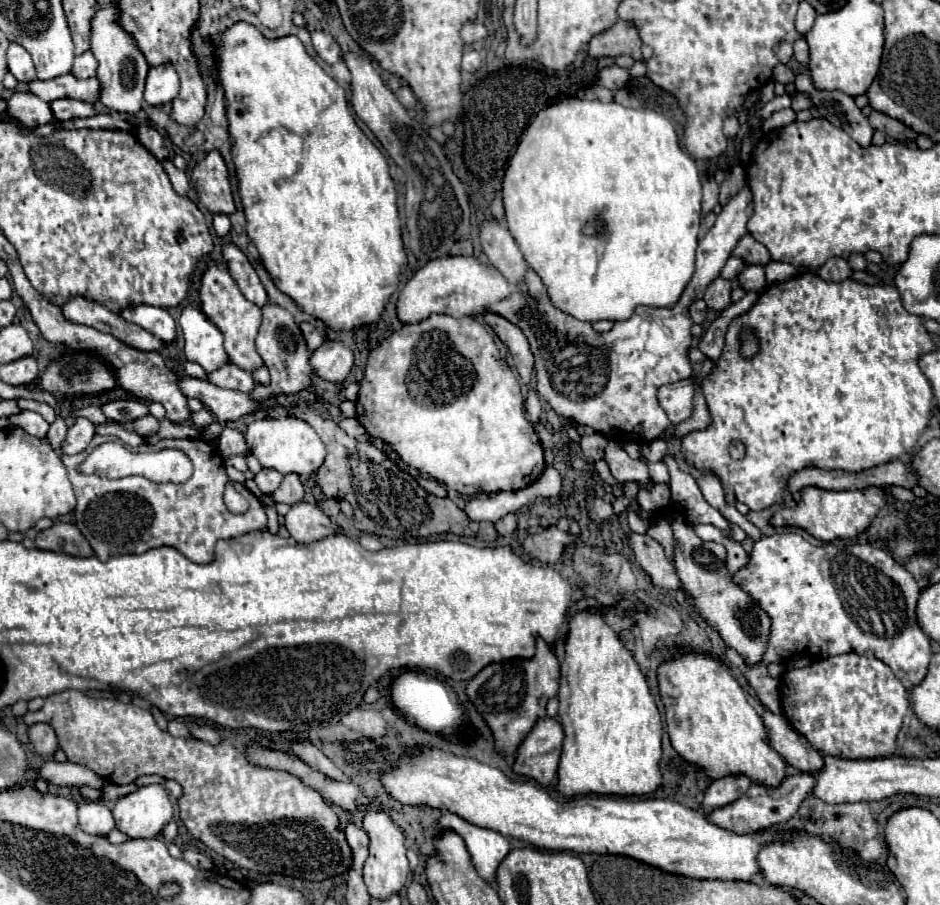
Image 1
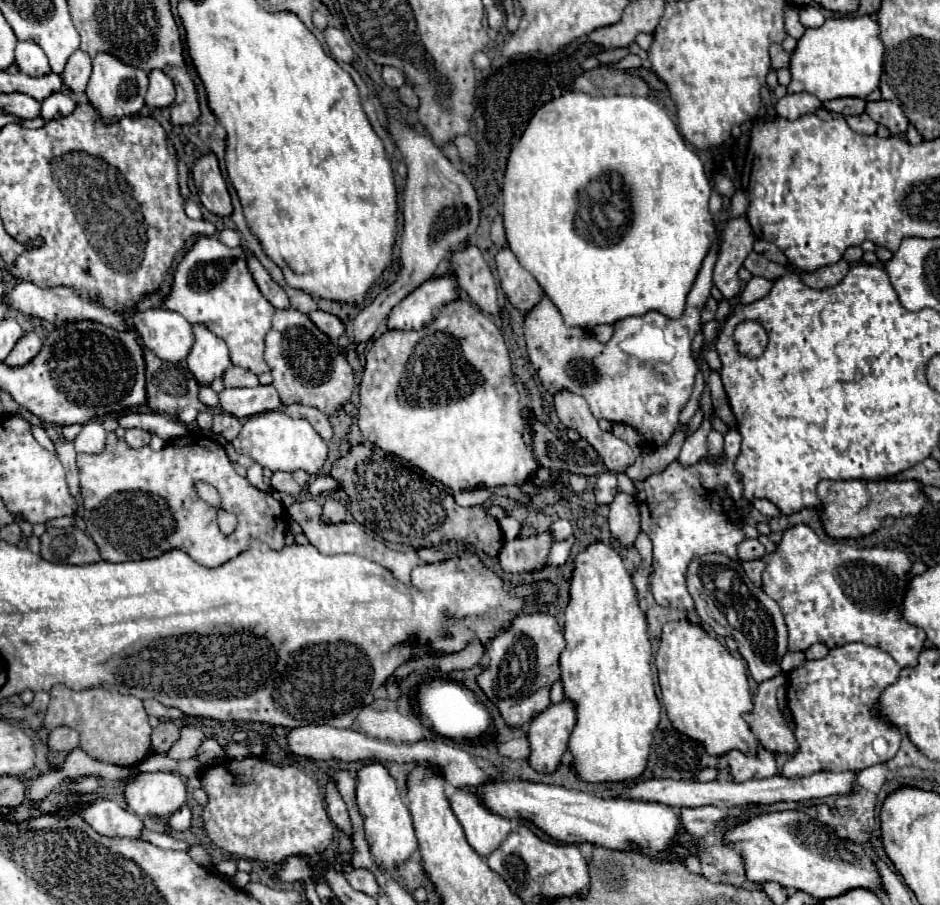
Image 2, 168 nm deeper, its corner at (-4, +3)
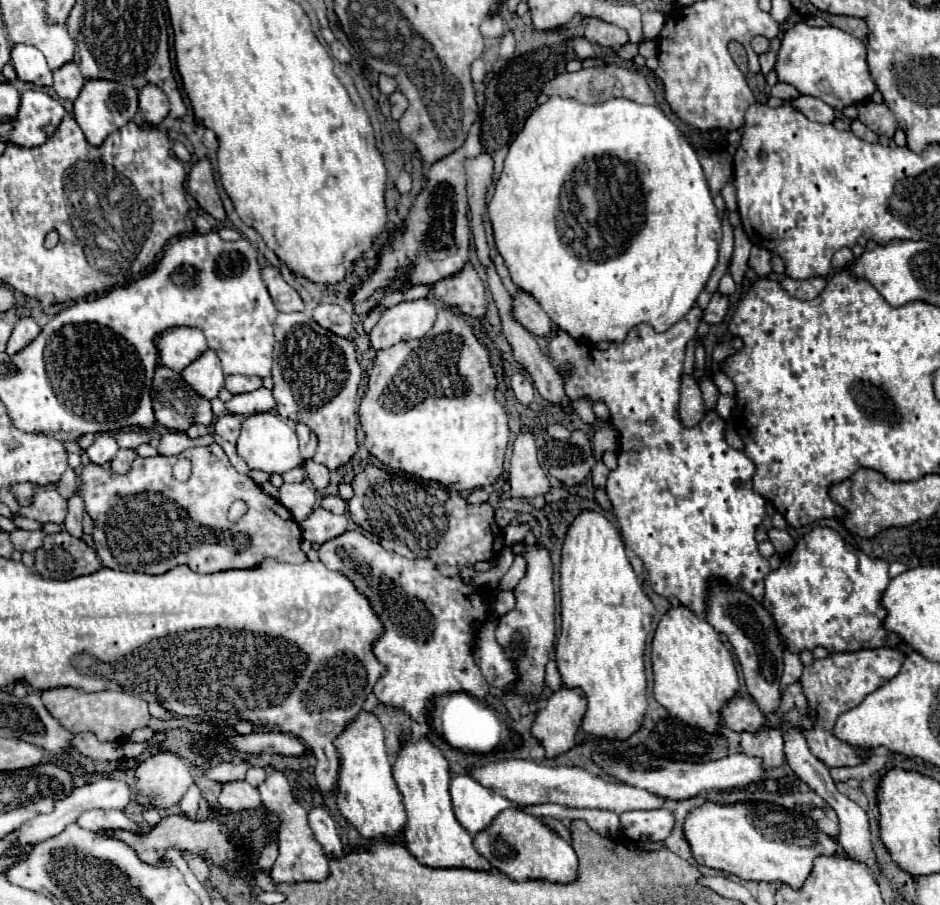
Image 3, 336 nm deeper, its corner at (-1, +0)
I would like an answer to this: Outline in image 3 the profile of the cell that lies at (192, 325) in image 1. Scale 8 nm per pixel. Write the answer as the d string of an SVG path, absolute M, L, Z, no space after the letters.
M207 350L205 354L201 354L193 364L189 364L181 372L181 376L205 400L217 398L219 390L225 386L221 362L213 350Z

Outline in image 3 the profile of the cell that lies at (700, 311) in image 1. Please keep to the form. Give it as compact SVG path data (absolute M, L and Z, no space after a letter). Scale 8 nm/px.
M715 292L711 296L705 312L703 312L703 318L705 318L707 324L719 324L725 318L727 310L729 310L729 296L725 296L721 292Z

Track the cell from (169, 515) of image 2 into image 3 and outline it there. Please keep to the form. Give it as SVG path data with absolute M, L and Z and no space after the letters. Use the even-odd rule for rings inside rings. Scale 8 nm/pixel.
M219 444L211 446L193 446L187 448L183 458L189 458L193 462L193 474L187 482L177 482L171 476L171 468L177 460L177 456L155 456L155 458L135 458L131 470L123 476L113 474L109 466L99 466L93 462L87 462L79 476L81 476L81 488L79 494L85 502L85 508L89 516L95 522L93 538L95 538L95 550L97 556L103 560L103 564L111 570L125 570L125 572L143 572L143 574L165 574L171 568L179 564L187 564L193 572L199 574L213 574L223 570L251 570L257 568L265 558L275 558L279 562L307 562L307 556L301 552L301 528L281 506L275 498L267 496L259 484L255 484L249 476L239 474L223 448ZM151 492L159 494L161 498L151 498ZM235 500L247 502L249 510L239 518L239 522L227 520L227 510ZM213 528L213 530L207 530ZM229 534L247 534L249 540L229 540ZM225 536L225 538L223 538Z

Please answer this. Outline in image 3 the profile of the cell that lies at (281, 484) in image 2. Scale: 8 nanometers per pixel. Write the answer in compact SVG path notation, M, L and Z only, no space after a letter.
M305 482L301 484L283 484L279 490L279 502L293 514L295 522L303 522L315 506L315 490Z

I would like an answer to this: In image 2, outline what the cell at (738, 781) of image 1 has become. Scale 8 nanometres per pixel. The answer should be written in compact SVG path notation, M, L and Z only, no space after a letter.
M764 749L756 757L742 755L740 751L730 751L726 759L728 759L730 775L736 783L742 783L748 779L768 779L776 775L774 755Z

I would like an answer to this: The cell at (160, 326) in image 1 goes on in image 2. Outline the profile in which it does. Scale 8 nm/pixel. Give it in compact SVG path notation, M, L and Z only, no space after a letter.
M160 307L138 311L132 317L132 325L142 343L164 361L178 363L186 359L194 343L192 325L176 311Z

